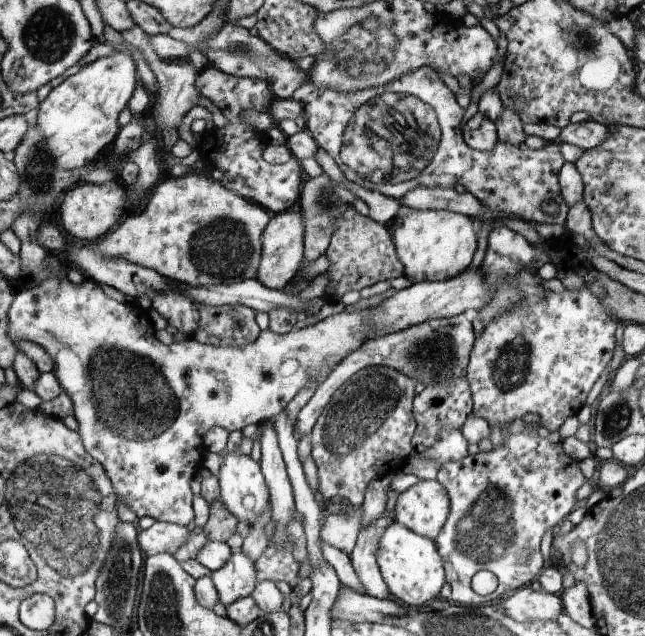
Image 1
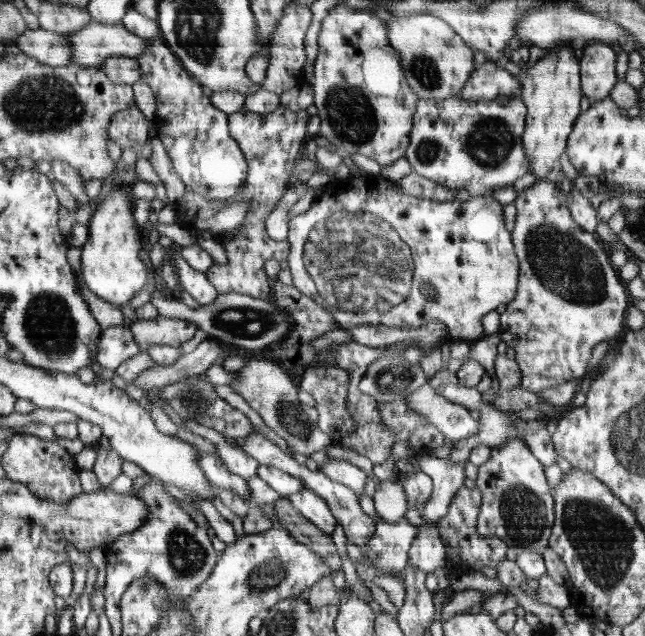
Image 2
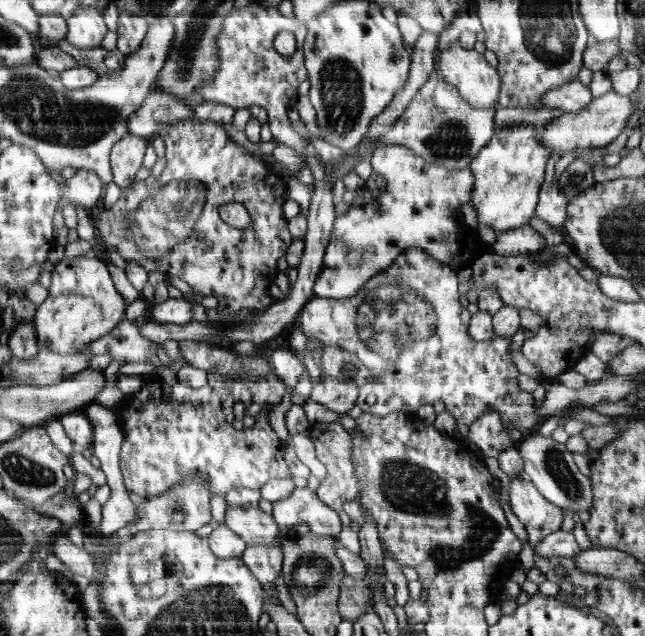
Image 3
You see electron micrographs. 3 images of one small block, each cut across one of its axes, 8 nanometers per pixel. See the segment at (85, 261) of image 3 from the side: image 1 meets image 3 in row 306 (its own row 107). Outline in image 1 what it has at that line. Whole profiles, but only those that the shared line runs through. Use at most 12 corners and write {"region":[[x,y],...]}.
{"region":[[132,57],[84,66],[39,104],[58,169],[86,164],[118,134],[136,88]]}

